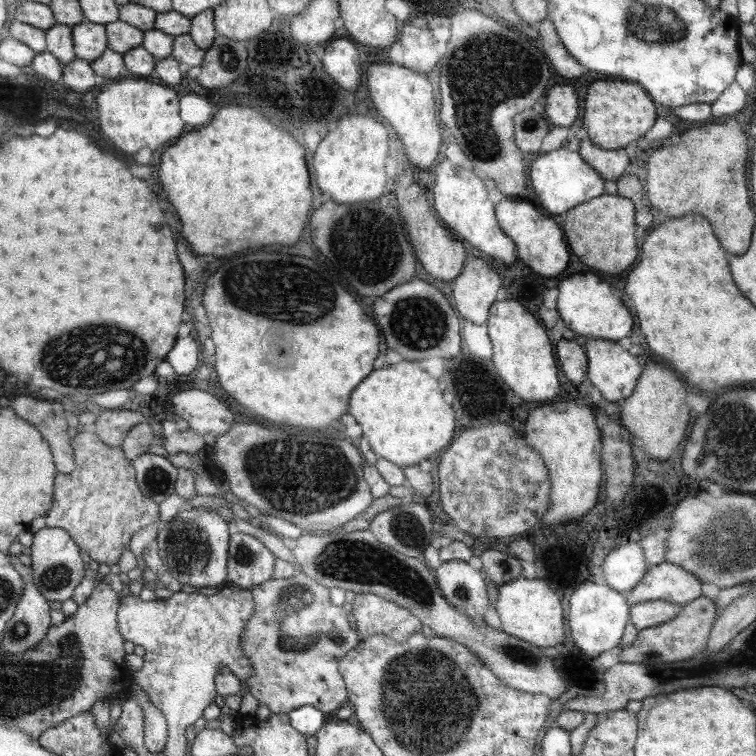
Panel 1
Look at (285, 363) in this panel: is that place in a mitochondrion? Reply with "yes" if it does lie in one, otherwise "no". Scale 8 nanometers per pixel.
no

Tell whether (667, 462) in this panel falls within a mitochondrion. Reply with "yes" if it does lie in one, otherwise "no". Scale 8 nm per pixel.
no

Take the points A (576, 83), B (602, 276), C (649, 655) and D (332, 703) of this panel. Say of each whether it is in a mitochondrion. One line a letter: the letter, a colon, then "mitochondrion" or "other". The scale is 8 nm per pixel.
A: other
B: other
C: mitochondrion
D: other

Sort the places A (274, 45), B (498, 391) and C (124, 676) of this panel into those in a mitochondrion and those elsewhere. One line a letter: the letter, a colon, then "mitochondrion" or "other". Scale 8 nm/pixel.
A: other
B: other
C: other

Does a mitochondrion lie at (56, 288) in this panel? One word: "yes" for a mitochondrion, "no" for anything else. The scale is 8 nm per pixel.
no

